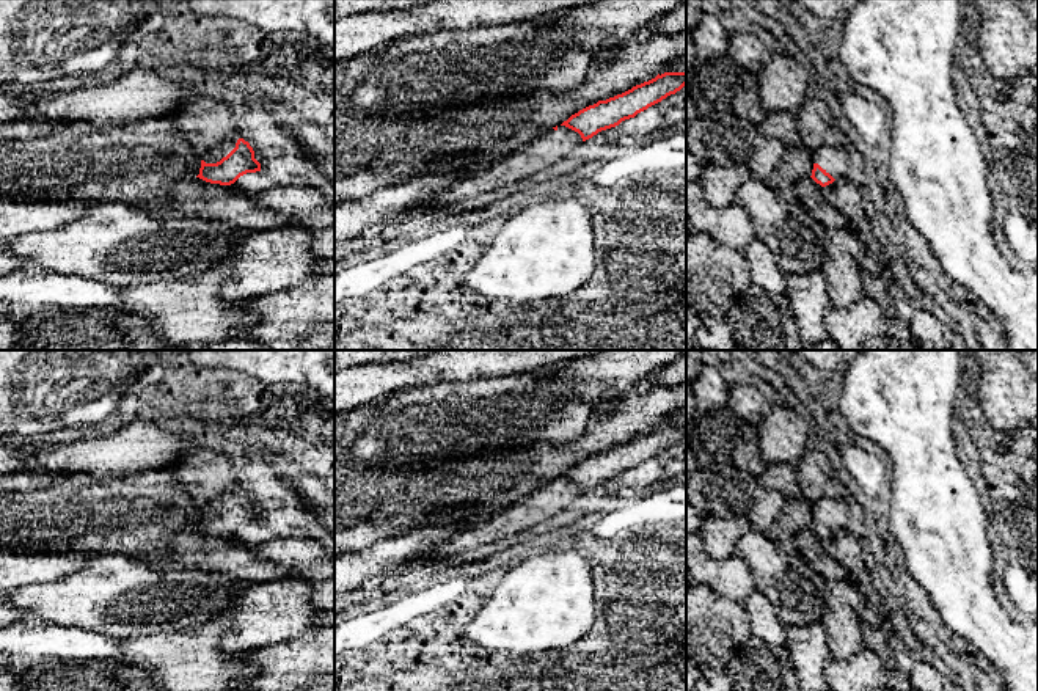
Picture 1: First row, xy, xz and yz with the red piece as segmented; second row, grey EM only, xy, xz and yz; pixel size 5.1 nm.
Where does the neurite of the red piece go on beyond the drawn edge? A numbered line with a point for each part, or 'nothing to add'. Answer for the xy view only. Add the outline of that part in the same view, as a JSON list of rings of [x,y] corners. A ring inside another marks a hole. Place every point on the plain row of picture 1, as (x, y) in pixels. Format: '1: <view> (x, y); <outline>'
1: xy (215, 506); [[[225,493],[212,501],[204,503],[201,506],[201,512],[204,512],[206,515],[217,515],[223,509],[226,509],[234,499],[236,499],[236,495]]]

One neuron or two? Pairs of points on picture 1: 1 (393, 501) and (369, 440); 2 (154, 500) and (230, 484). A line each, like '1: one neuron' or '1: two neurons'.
1: two neurons
2: two neurons

